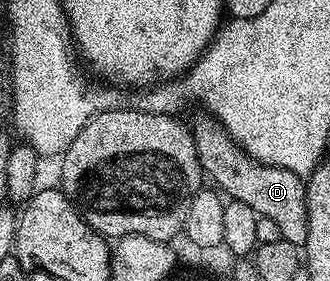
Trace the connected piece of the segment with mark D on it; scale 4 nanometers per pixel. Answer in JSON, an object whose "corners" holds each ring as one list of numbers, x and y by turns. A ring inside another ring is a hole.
{"corners":[[199,112,190,121,191,136,197,148,199,164,204,175,224,195,248,203,259,217,272,219,281,231,282,239,295,247,306,245,308,240,308,208,306,181,285,167,260,164,239,147,210,113]]}

